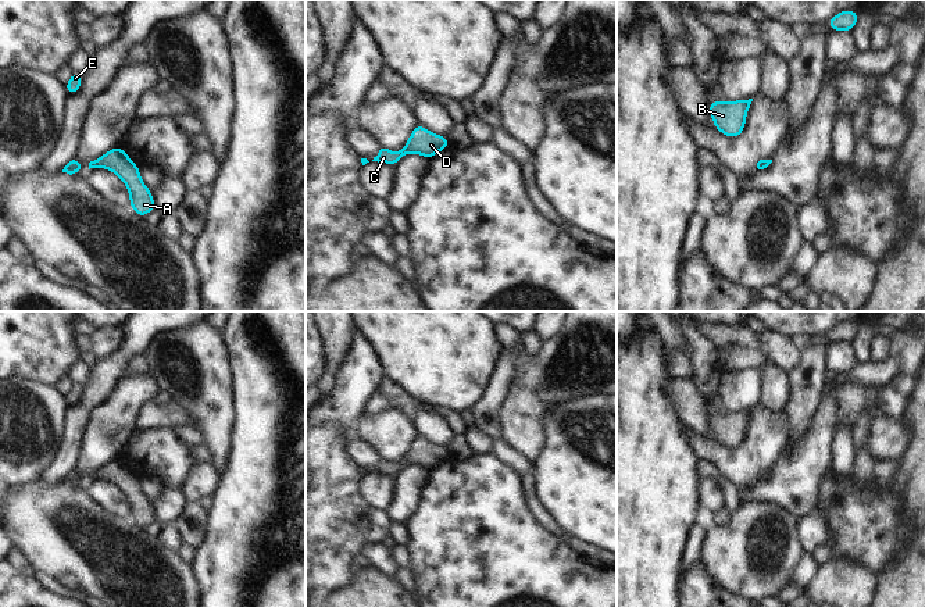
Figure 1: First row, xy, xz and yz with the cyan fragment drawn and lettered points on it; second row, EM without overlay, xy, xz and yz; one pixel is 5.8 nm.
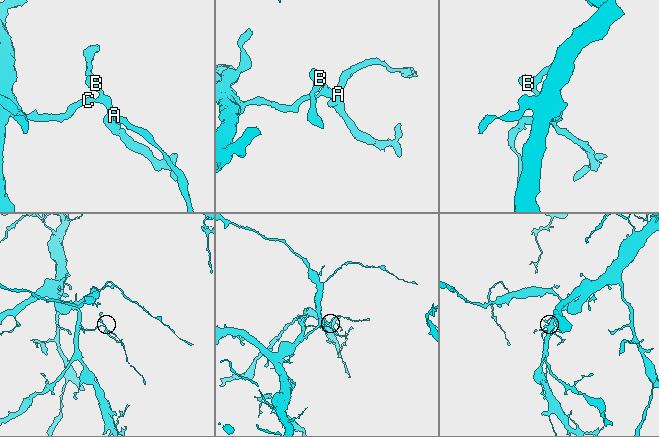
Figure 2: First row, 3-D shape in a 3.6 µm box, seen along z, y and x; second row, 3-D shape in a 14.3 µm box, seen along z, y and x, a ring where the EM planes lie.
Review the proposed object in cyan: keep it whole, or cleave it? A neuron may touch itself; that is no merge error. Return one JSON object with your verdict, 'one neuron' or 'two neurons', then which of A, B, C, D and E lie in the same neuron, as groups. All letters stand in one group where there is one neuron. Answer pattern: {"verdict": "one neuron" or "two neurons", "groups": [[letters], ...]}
{"verdict": "one neuron", "groups": [["A", "B", "C", "D", "E"]]}

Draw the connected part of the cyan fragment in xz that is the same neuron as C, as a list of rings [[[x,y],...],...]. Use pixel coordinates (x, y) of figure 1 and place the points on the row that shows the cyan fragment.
[[[422,124],[417,126],[410,133],[408,140],[404,147],[399,151],[389,149],[381,149],[378,156],[372,161],[389,164],[394,167],[407,154],[419,154],[428,160],[433,158],[442,150],[449,149],[451,144],[444,135],[438,135],[428,131]]]

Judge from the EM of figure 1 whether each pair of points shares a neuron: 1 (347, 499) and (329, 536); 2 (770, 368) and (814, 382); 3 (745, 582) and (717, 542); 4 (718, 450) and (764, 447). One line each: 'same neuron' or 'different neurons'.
1: same neuron
2: different neurons
3: same neuron
4: same neuron

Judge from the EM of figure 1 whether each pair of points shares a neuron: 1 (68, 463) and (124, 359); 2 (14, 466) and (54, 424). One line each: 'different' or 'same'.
1: same
2: same

